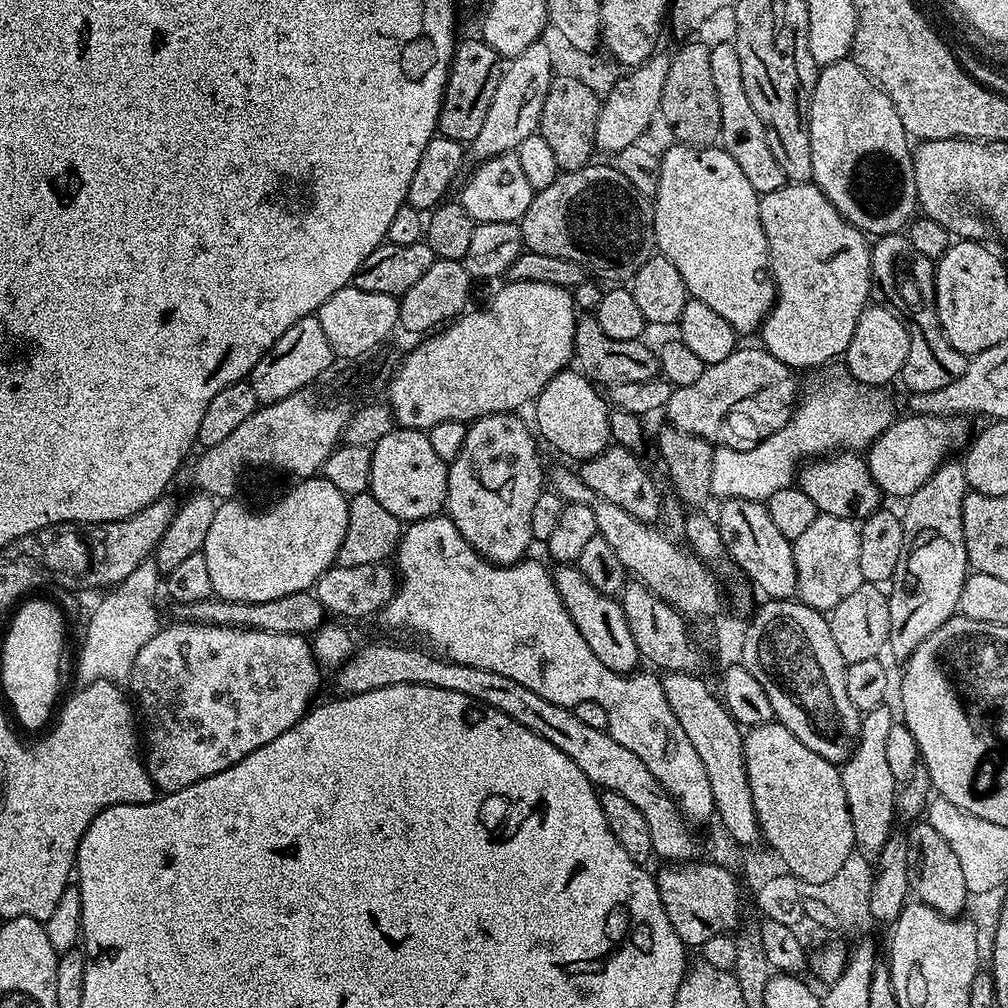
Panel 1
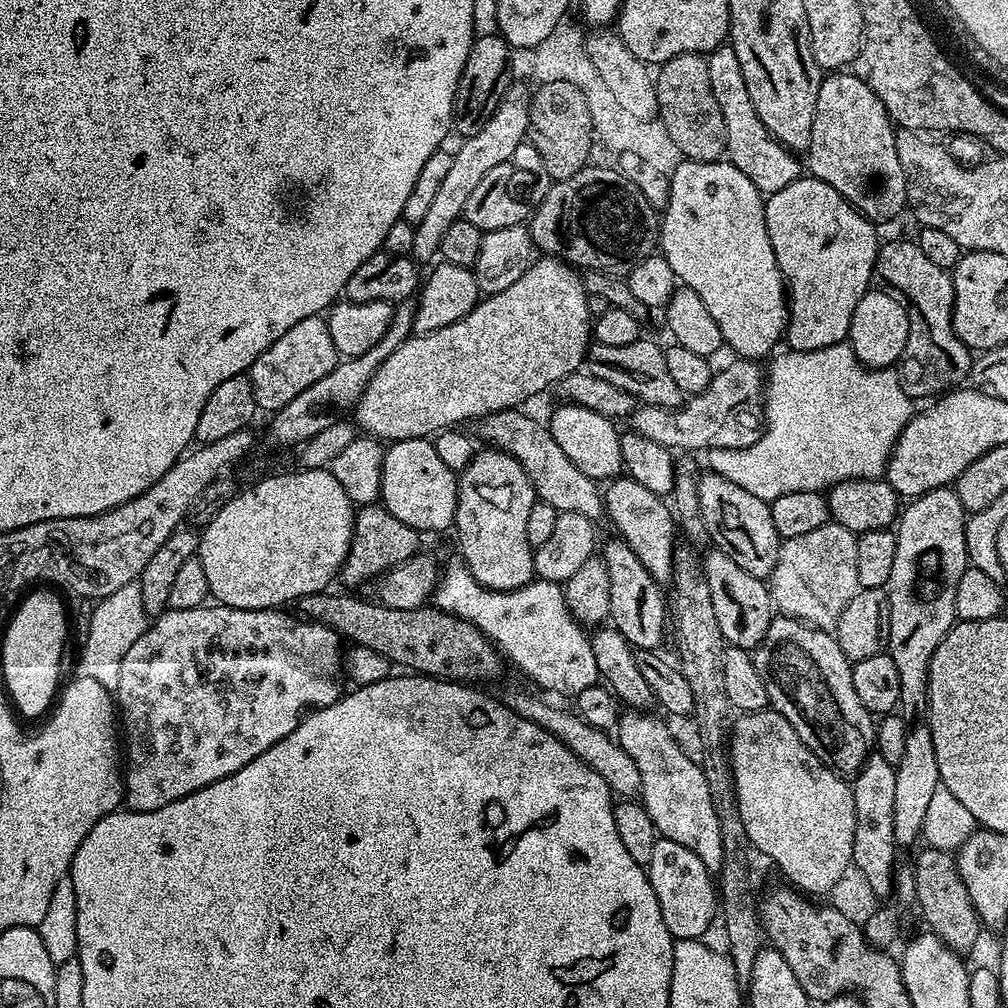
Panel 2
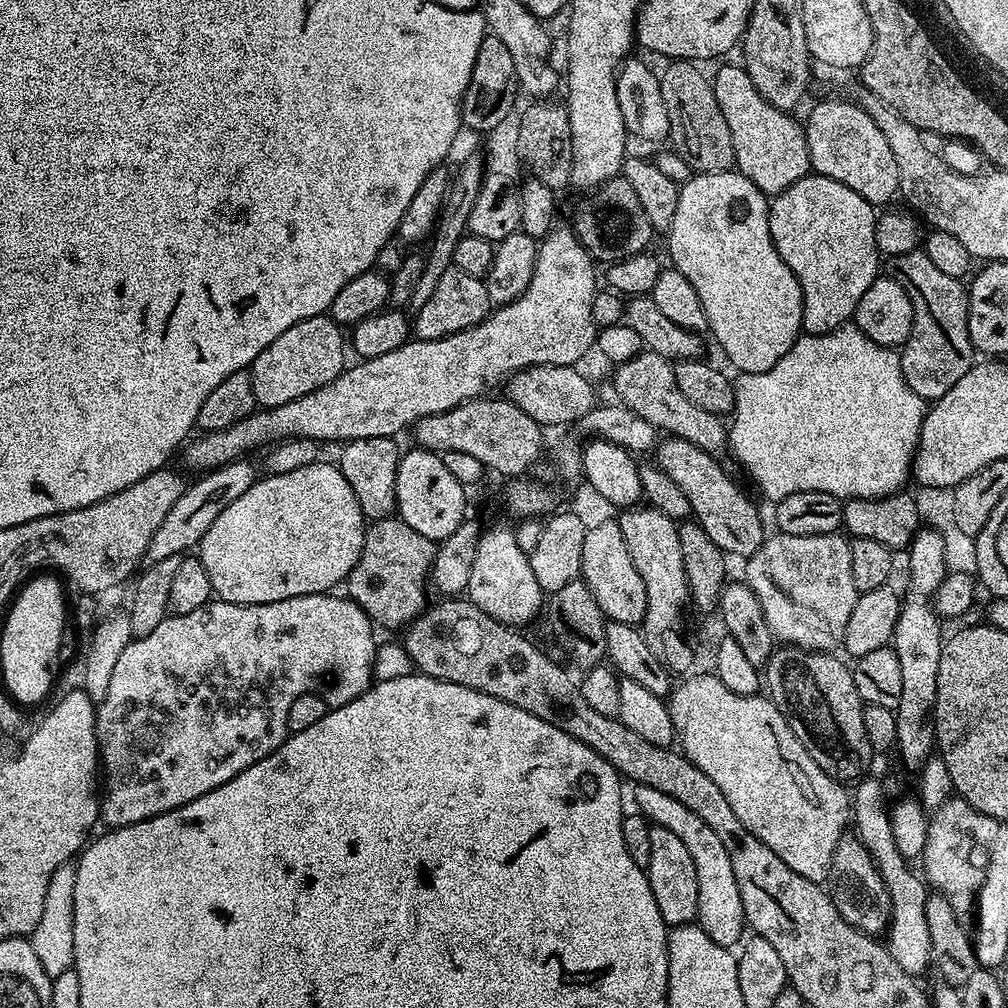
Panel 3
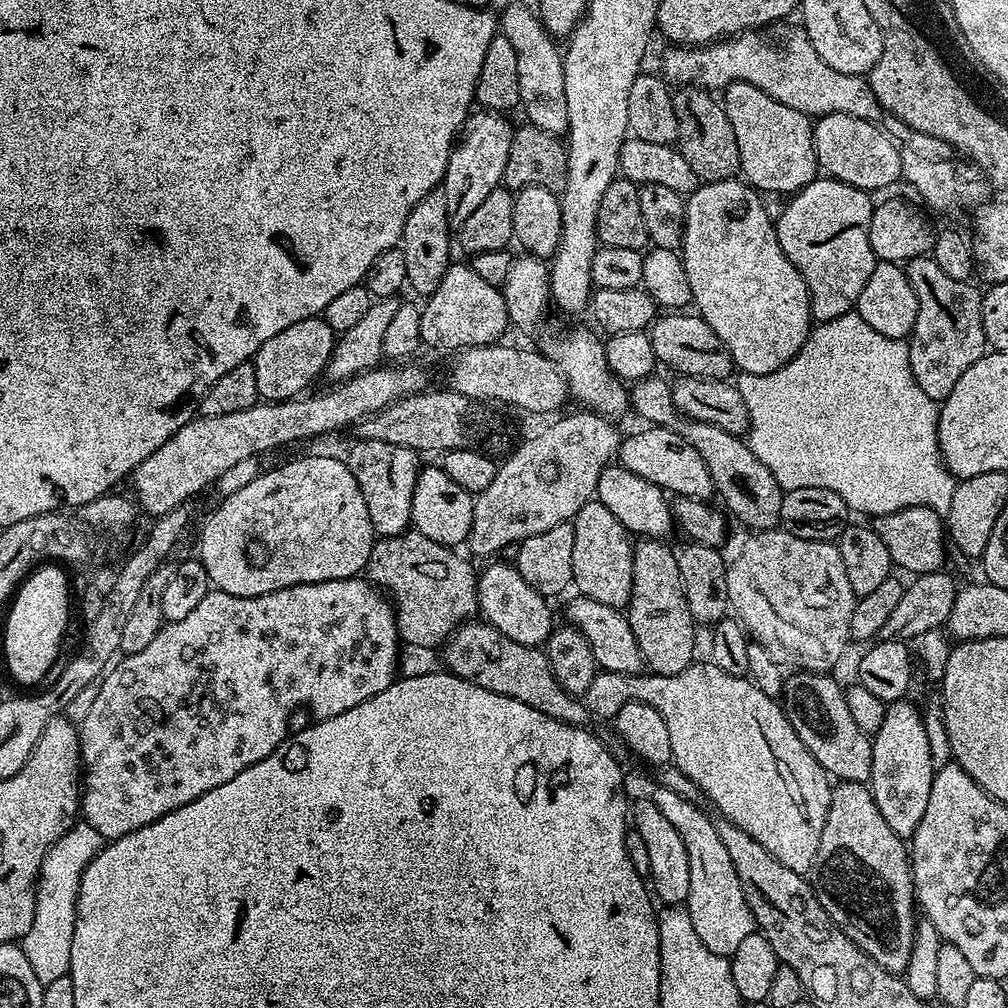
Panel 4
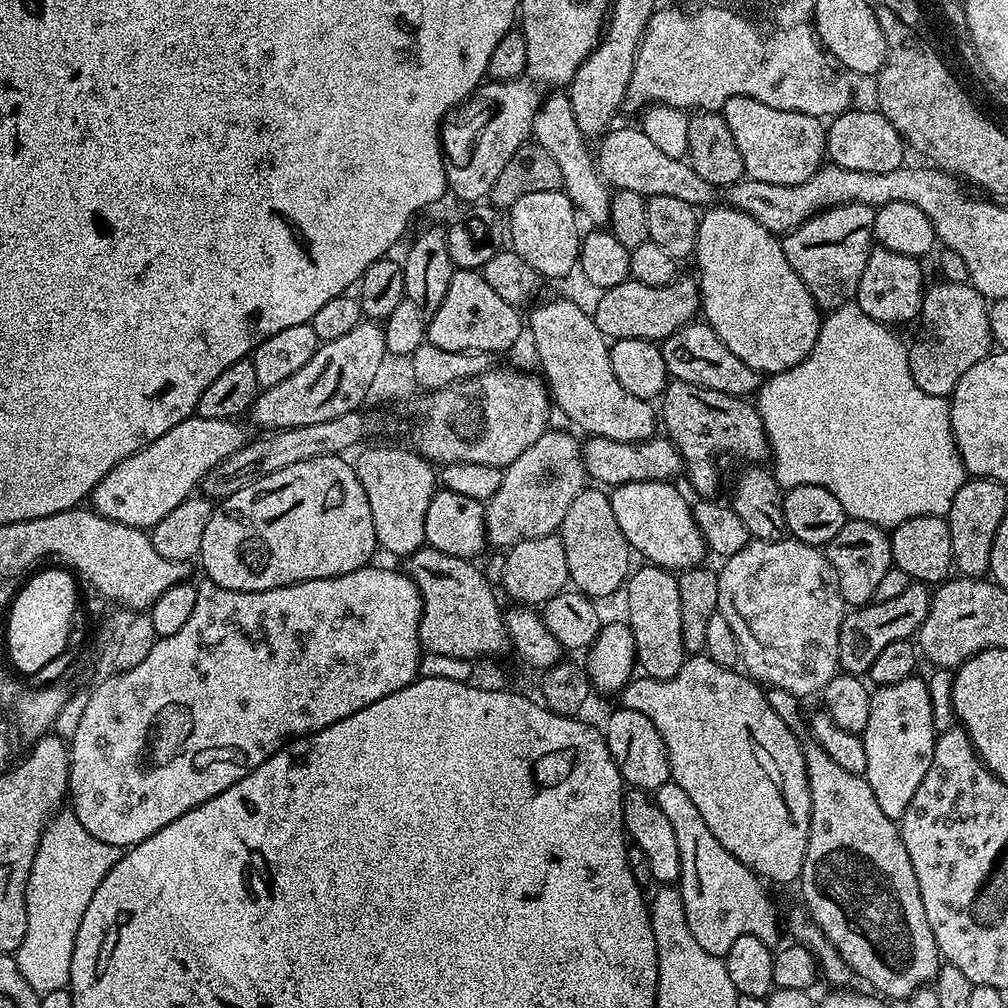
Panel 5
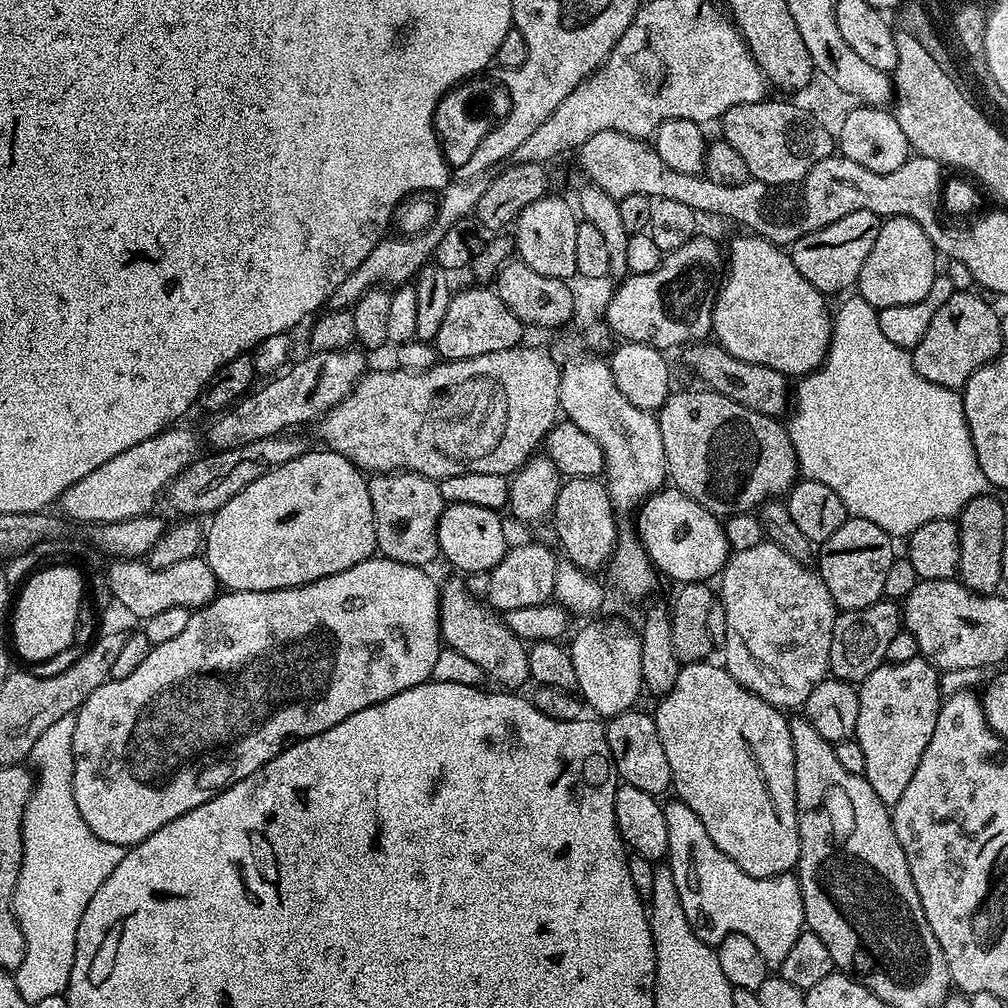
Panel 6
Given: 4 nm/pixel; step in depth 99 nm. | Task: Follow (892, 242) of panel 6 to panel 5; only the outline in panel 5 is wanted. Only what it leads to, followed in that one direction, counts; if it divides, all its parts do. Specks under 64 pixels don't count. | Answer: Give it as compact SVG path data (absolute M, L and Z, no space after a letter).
M881 246L873 247L872 253L868 255L866 270L862 270L862 282L858 282L854 297L862 314L889 326L904 324L907 320L915 321L920 315L926 291L924 272L920 269L920 264L921 261L915 256L895 253L894 250Z

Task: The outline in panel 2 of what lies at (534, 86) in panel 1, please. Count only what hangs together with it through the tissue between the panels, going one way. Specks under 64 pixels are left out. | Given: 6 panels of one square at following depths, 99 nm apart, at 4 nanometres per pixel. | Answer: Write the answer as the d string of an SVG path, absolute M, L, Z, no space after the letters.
M519 82L509 84L508 93L504 95L498 110L494 110L490 122L486 122L486 126L482 126L478 134L467 137L460 149L452 152L454 163L446 173L446 179L438 186L438 191L430 201L430 207L422 217L422 222L415 225L414 246L410 255L417 265L424 266L427 260L435 261L439 257L442 234L446 234L446 230L463 217L466 198L470 198L471 192L478 187L478 182L482 182L482 178L486 178L486 174L490 174L494 166L509 163L514 150L517 150L519 144L526 140L531 101L530 88Z

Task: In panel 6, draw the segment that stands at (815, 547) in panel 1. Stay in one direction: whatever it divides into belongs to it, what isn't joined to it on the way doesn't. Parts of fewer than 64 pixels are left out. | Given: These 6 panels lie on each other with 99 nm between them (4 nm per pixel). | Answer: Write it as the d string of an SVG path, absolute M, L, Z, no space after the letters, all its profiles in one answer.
M765 542L751 550L732 552L728 565L718 577L718 603L726 610L723 663L746 690L781 710L799 709L810 698L810 690L829 675L830 638L834 634L838 609L819 571L812 569L811 572L808 567L805 561L790 558L786 550Z

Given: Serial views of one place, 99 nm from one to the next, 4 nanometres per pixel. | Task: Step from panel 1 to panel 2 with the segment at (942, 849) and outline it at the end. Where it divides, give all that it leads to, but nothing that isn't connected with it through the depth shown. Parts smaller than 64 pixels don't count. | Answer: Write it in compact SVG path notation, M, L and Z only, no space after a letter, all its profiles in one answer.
M922 847L914 859L916 870L915 903L920 903L920 912L924 915L927 931L938 937L952 952L968 954L978 937L982 925L980 915L966 894L966 884L956 872L956 861L947 851Z

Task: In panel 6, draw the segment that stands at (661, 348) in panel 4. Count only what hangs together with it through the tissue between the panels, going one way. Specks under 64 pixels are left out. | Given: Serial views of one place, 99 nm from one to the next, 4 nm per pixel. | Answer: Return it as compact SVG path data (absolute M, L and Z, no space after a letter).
M719 342L708 343L687 345L682 352L685 366L704 383L701 385L705 389L722 394L738 402L738 406L746 406L746 410L754 410L758 414L777 418L785 415L790 404L789 377L783 376L778 370L770 370L770 366L758 366L754 362L734 358L734 354L730 354Z

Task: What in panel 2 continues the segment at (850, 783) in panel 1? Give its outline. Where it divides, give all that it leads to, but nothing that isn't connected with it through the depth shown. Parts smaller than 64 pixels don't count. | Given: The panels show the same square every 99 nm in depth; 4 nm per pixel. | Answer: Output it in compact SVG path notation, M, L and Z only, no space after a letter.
M878 754L869 755L851 781L854 794L854 850L852 863L870 884L876 897L885 898L894 892L894 877L898 863L898 845L894 838L894 778L896 769Z

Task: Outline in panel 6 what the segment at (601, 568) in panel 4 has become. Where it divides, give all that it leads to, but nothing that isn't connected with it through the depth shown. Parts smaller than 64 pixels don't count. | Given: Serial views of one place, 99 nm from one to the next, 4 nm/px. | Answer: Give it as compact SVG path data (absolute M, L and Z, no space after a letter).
M570 476L561 483L556 505L552 508L550 523L556 527L556 536L564 547L569 563L589 574L609 563L616 549L618 513L612 506L607 483L594 476Z

